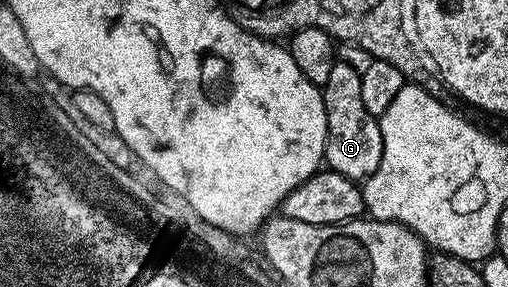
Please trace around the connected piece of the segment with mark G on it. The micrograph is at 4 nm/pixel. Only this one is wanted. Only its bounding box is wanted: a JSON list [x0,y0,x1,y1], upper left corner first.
[321,61,384,181]

